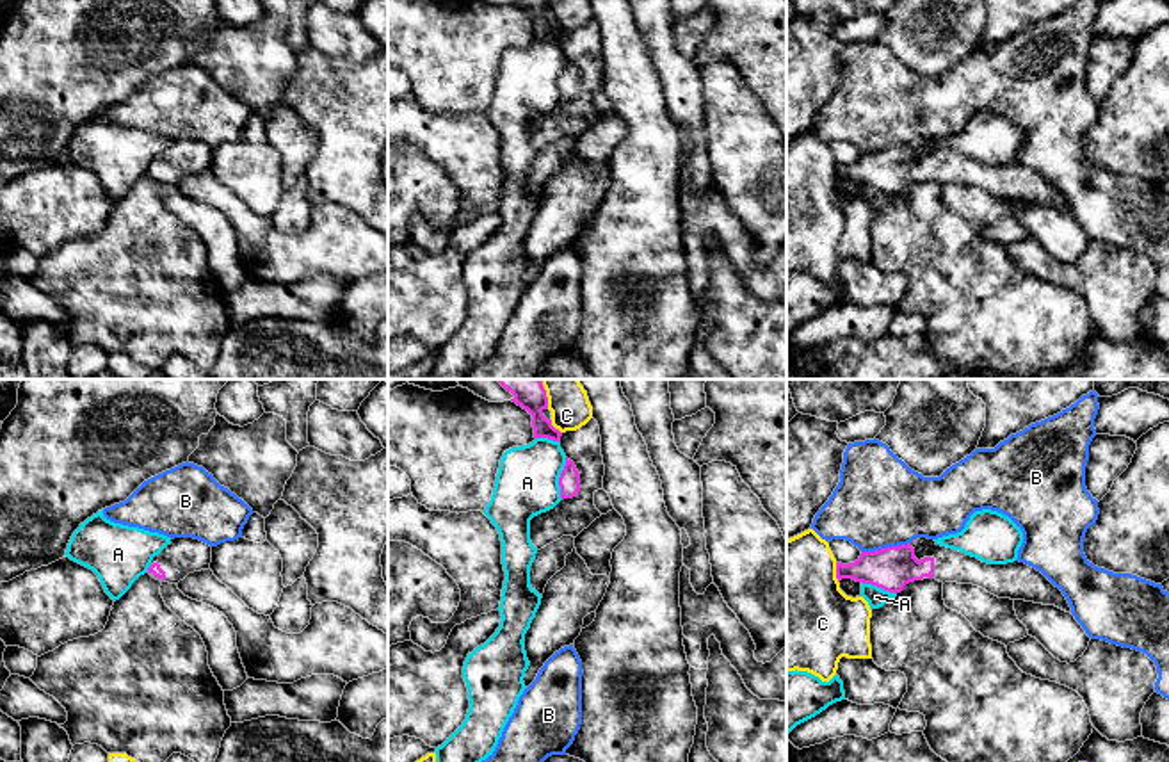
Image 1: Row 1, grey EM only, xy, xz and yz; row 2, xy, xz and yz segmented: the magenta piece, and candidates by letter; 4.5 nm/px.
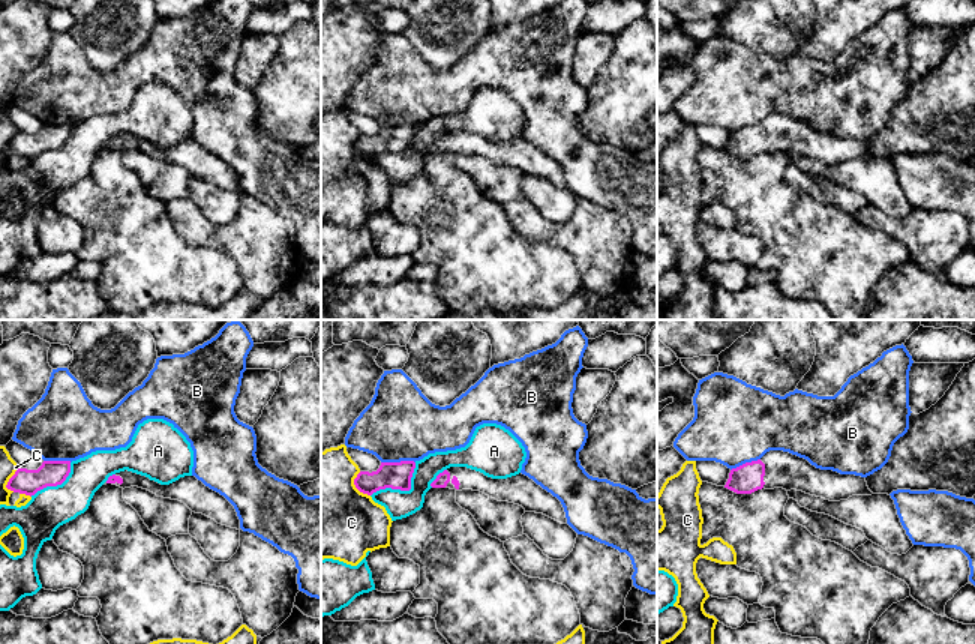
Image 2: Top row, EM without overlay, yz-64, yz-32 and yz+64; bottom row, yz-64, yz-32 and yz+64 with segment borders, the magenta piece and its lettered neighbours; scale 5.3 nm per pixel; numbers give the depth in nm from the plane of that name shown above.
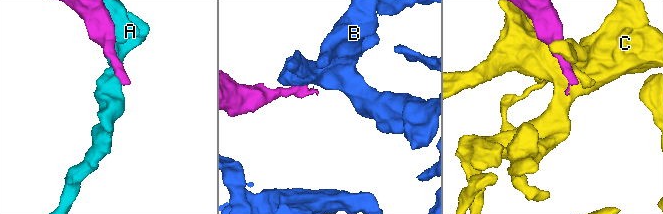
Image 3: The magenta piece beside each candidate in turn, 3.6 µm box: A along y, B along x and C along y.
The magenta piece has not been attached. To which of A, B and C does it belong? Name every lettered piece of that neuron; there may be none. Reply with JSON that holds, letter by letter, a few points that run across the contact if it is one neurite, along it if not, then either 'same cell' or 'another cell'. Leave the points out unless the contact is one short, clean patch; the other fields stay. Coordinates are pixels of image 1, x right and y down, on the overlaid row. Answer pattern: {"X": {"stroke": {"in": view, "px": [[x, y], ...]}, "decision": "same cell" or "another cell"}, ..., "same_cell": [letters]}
{"A": {"decision": "another cell"}, "B": {"stroke": {"in": "yz", "px": [[910, 542], [862, 552]]}, "decision": "another cell"}, "C": {"decision": "another cell"}, "same_cell": []}

